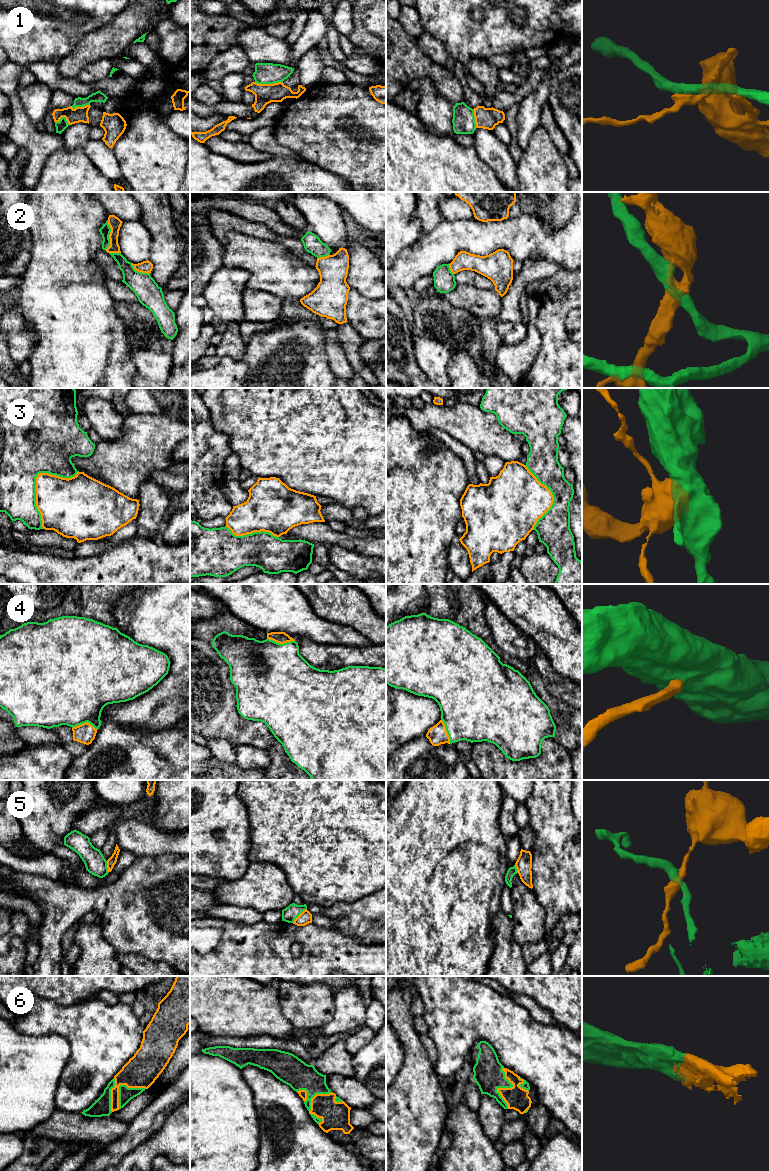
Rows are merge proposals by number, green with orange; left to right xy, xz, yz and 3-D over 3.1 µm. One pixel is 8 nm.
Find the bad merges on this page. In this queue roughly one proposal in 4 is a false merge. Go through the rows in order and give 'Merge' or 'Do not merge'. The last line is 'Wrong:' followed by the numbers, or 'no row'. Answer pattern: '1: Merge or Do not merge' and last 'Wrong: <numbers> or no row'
1: Do not merge
2: Do not merge
3: Do not merge
4: Merge
5: Do not merge
6: Merge
Wrong: 1, 2, 3, 5

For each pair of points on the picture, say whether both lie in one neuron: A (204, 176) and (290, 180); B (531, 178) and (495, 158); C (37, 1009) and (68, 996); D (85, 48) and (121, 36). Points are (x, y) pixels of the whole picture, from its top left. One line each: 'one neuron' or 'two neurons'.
A: one neuron
B: two neurons
C: two neurons
D: one neuron

